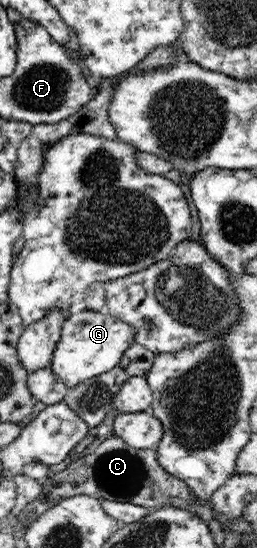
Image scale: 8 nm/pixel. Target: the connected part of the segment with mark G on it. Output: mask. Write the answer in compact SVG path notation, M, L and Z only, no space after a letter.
M83 310L77 314L68 313L65 318L64 325L61 330L60 342L56 345L56 350L53 352L50 369L67 387L75 387L79 383L83 383L85 379L97 377L101 373L111 371L119 360L123 357L123 352L136 341L136 328L132 324L125 323L117 316L112 316L105 310L91 311Z

